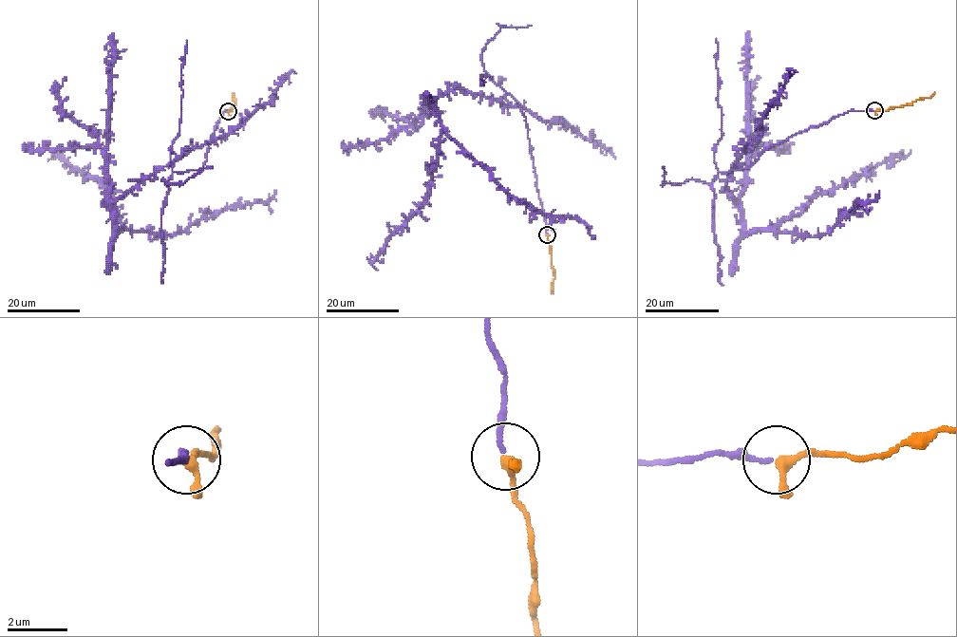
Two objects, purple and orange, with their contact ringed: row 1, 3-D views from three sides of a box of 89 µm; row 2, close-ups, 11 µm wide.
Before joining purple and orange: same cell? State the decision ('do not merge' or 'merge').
merge

